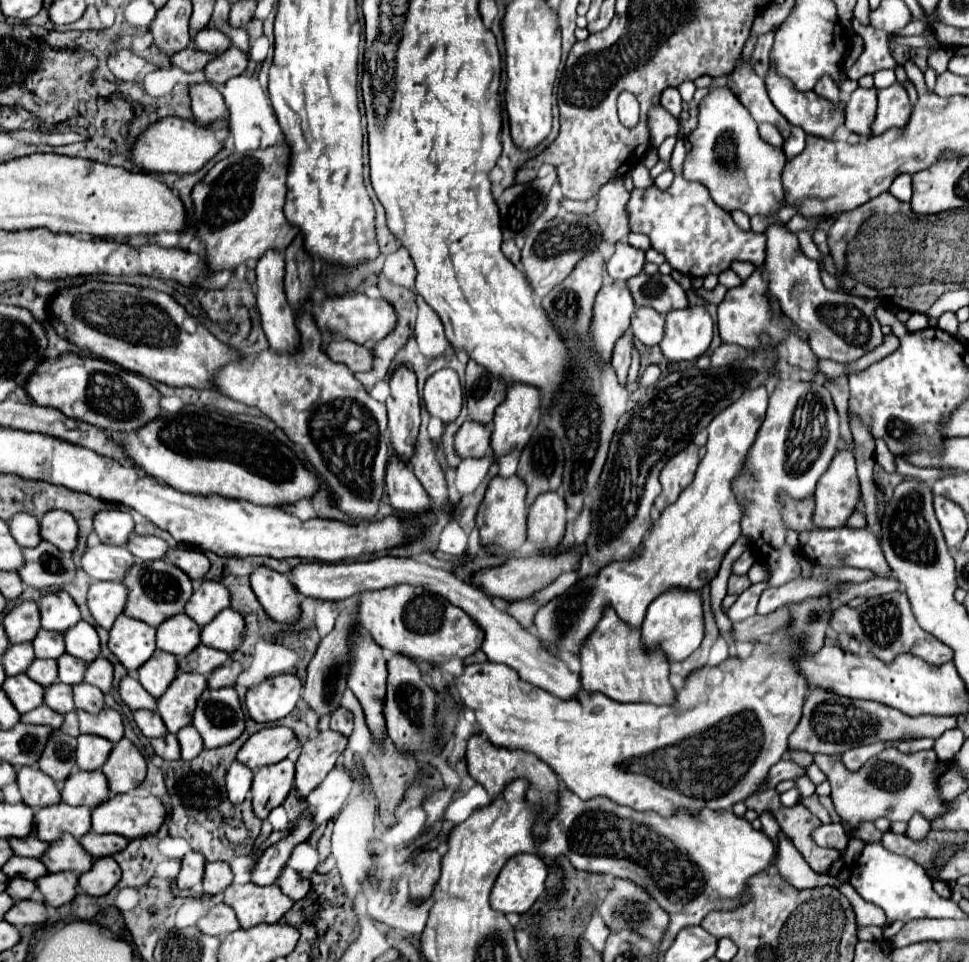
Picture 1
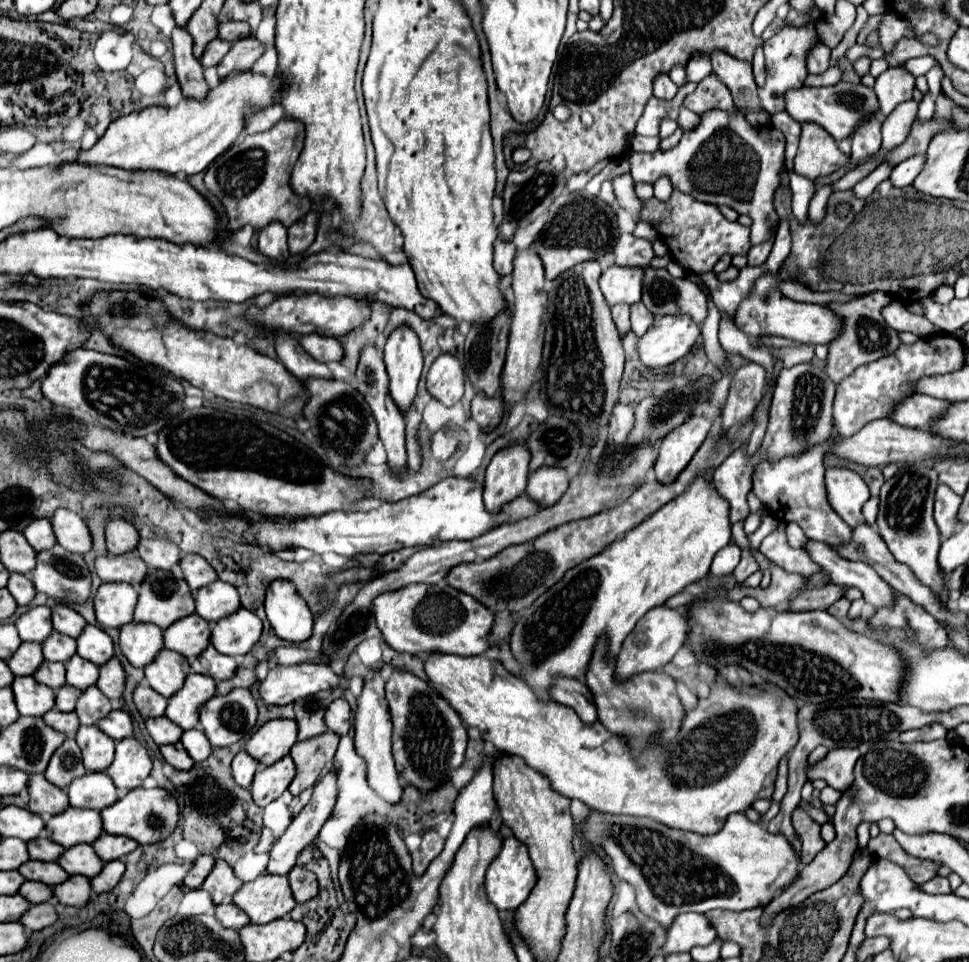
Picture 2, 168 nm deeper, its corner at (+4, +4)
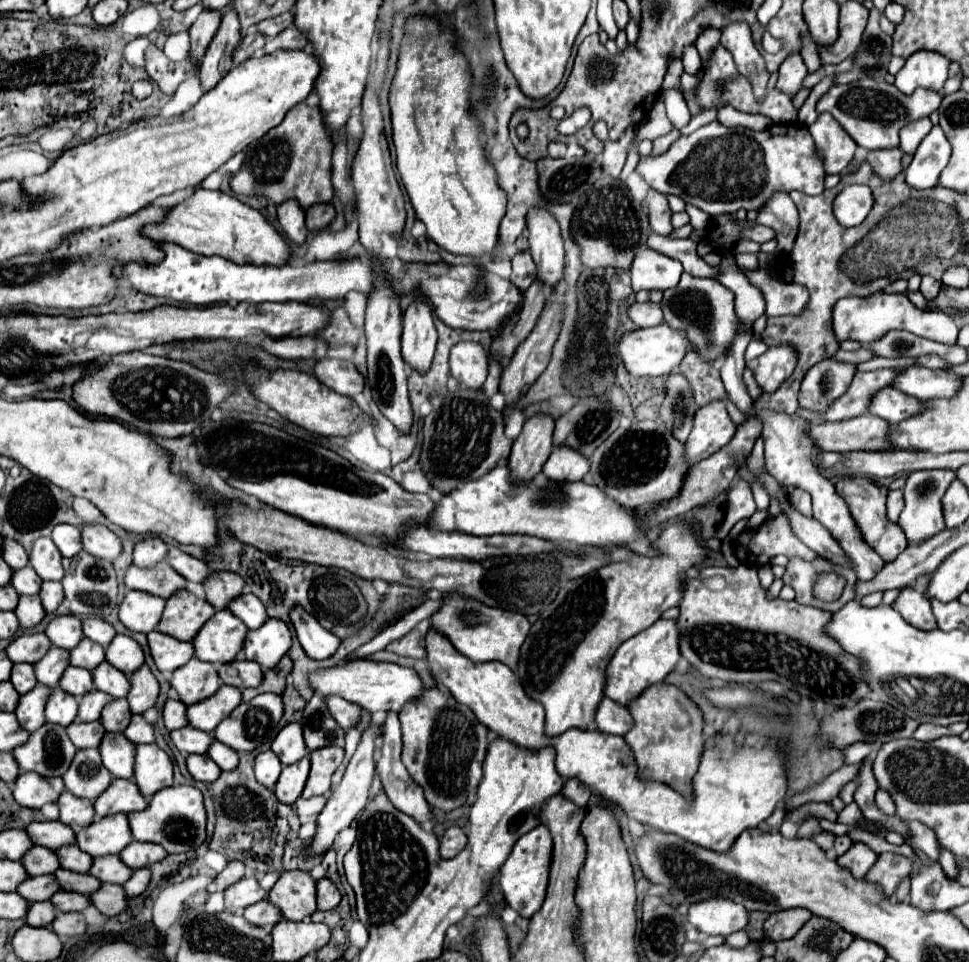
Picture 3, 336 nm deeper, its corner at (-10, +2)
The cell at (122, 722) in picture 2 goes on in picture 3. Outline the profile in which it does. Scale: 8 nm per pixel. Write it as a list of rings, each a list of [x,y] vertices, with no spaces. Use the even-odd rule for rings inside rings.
[[[135,714],[131,718],[131,724],[125,730],[125,736],[133,742],[133,744],[151,744],[155,742],[155,734],[153,734],[153,726],[139,714]]]

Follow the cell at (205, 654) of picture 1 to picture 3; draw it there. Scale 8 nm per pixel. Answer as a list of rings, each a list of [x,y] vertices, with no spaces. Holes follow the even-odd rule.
[[[233,660],[231,664],[225,664],[219,672],[221,682],[235,688],[255,688],[263,680],[263,670],[257,662],[251,660]]]

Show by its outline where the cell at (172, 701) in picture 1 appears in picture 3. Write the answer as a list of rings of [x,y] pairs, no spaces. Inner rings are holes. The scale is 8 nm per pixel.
[[[221,686],[215,696],[197,702],[187,708],[187,718],[189,724],[197,730],[213,732],[215,726],[235,710],[241,702],[241,690],[235,690],[233,686]]]

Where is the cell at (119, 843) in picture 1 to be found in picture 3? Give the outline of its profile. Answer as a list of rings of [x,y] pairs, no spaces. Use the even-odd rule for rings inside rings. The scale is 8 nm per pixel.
[[[131,842],[121,854],[119,858],[133,870],[151,866],[155,862],[161,862],[163,858],[167,858],[167,850],[163,850],[163,846],[159,844],[147,844],[147,842]]]

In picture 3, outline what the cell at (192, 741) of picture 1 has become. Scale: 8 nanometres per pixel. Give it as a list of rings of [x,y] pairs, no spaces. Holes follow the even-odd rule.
[[[215,740],[211,744],[209,756],[221,770],[235,770],[235,766],[239,764],[239,754],[235,750],[231,750],[229,746],[223,746],[219,740]]]

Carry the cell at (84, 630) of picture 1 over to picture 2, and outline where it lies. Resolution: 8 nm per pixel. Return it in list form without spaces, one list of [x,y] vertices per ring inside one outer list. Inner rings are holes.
[[[85,626],[85,632],[77,638],[77,654],[97,666],[105,664],[113,656],[113,642],[99,626]]]

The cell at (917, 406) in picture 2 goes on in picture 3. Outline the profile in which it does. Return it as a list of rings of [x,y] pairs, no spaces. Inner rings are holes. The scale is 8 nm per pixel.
[[[883,388],[879,394],[875,394],[875,398],[871,398],[871,406],[869,406],[871,414],[887,420],[889,424],[915,416],[921,410],[923,410],[921,400],[907,396],[895,388]]]

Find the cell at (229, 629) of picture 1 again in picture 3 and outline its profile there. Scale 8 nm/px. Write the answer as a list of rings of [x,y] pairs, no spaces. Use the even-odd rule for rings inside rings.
[[[269,618],[259,630],[251,630],[245,640],[245,658],[261,664],[263,670],[271,670],[291,648],[291,628],[283,620]]]

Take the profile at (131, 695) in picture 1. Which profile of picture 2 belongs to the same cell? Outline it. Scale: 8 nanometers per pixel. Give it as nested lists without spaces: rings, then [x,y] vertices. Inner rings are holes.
[[[139,684],[133,692],[133,702],[139,710],[139,714],[143,718],[149,716],[163,716],[165,706],[167,706],[167,698],[163,698],[161,694],[157,694],[153,688],[149,688],[147,684]]]

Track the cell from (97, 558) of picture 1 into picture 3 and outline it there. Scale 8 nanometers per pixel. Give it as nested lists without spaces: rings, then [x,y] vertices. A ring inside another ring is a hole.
[[[165,560],[151,570],[143,570],[143,568],[139,570],[133,564],[125,574],[125,584],[131,590],[143,590],[143,592],[161,596],[165,600],[177,590],[187,588],[187,580],[181,574],[177,574]]]

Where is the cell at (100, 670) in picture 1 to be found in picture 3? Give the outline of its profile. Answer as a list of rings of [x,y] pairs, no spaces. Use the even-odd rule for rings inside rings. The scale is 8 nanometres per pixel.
[[[141,666],[137,672],[129,676],[131,692],[127,696],[127,702],[131,706],[133,714],[143,714],[145,710],[153,708],[159,696],[159,682],[151,674],[149,666]]]

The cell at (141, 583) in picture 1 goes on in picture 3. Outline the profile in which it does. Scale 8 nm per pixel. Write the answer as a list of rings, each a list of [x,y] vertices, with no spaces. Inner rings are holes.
[[[179,590],[167,600],[163,618],[157,626],[159,632],[177,640],[193,640],[201,626],[215,614],[215,608],[187,590]]]

